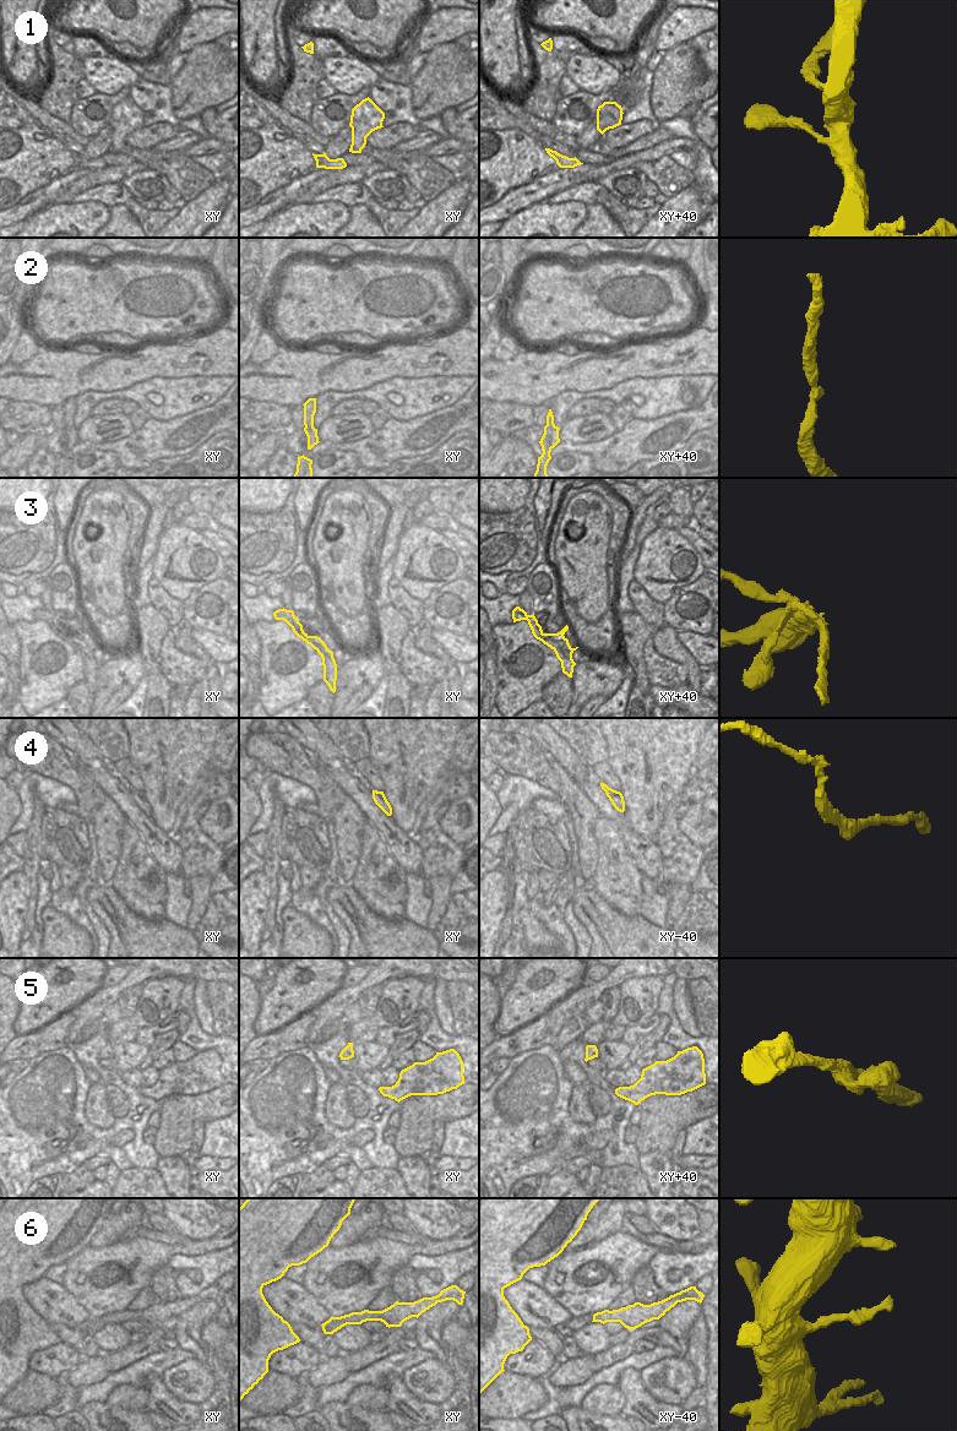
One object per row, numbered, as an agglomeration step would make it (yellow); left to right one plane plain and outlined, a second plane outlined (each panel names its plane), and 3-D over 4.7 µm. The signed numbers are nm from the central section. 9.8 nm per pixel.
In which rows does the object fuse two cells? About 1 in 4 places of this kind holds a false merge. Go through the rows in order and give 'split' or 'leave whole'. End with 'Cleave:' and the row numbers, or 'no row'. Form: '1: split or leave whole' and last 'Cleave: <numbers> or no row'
1: leave whole
2: leave whole
3: split
4: leave whole
5: leave whole
6: leave whole
Cleave: 3

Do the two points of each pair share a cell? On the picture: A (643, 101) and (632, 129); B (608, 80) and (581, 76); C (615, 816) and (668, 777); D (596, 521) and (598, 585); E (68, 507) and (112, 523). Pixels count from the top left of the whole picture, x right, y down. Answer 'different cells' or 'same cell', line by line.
A: different cells
B: same cell
C: different cells
D: same cell
E: different cells

